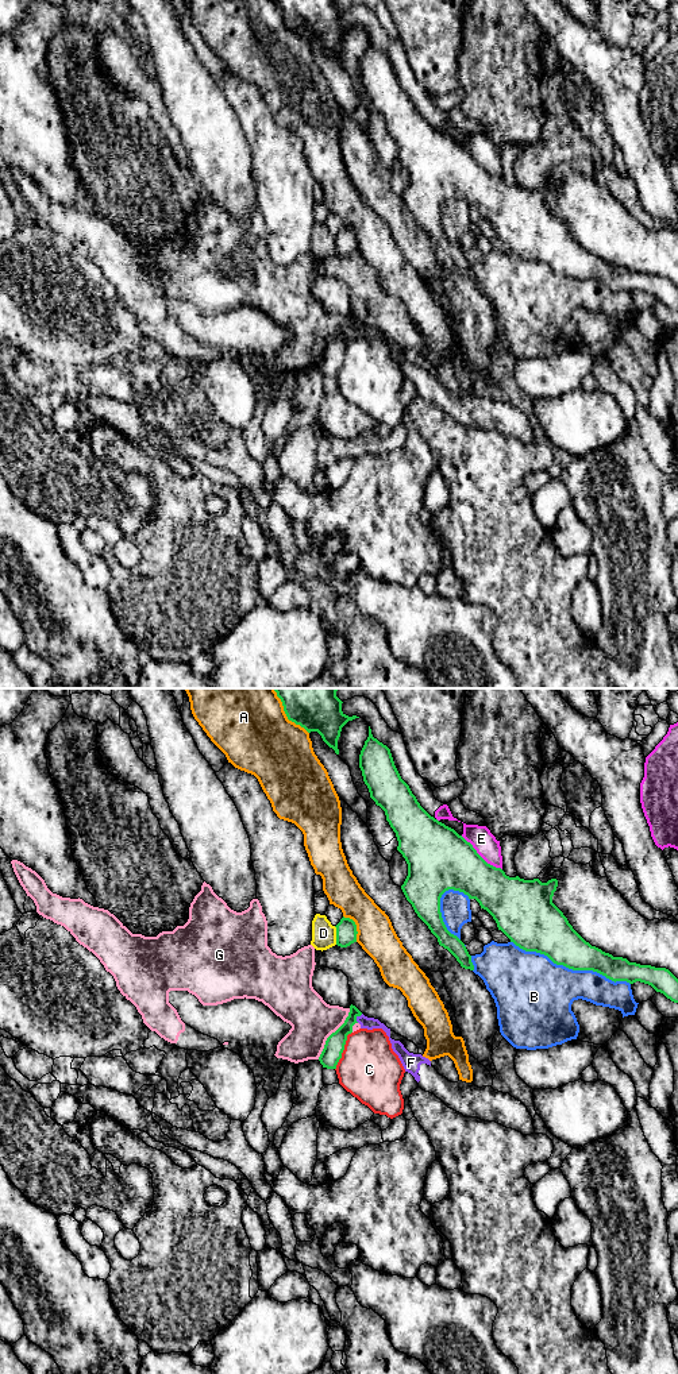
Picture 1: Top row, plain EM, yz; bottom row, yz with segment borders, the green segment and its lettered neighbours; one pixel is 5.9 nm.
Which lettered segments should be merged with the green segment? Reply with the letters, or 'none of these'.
none of these

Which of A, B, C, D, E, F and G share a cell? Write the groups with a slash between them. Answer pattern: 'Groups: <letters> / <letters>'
Groups: A / B / C / D / E / F G

